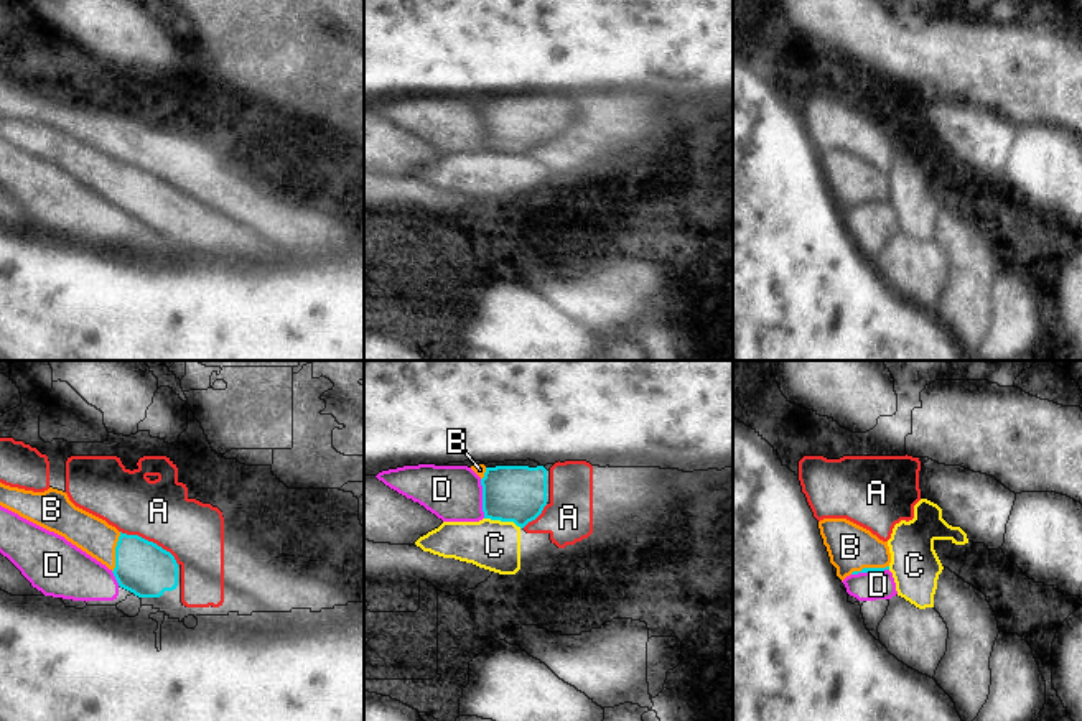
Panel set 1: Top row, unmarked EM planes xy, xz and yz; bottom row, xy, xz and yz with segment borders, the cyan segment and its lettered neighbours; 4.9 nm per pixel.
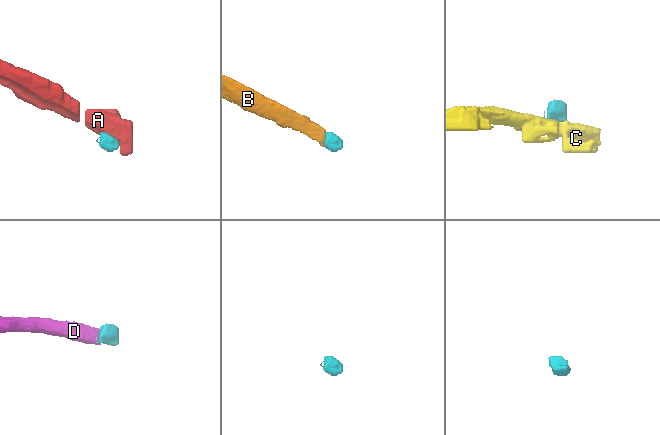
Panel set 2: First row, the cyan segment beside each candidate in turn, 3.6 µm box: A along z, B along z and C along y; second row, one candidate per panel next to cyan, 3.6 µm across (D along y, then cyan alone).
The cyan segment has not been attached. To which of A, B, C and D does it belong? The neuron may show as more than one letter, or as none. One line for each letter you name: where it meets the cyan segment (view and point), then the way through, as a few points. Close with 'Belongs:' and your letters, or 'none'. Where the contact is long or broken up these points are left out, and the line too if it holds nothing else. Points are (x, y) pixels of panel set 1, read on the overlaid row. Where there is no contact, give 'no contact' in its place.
B: contact xy (116, 552); way xy (144, 568), (130, 557), (116, 552), (96, 537)
Belongs: B

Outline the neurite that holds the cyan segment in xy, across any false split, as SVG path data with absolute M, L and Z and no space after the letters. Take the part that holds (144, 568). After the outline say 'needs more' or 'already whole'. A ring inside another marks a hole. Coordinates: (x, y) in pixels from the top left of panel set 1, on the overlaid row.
M0 482L0 505L49 530L105 565L120 588L138 598L160 598L178 586L175 556L138 535L127 535L76 507L66 492L33 492Z; needs more

